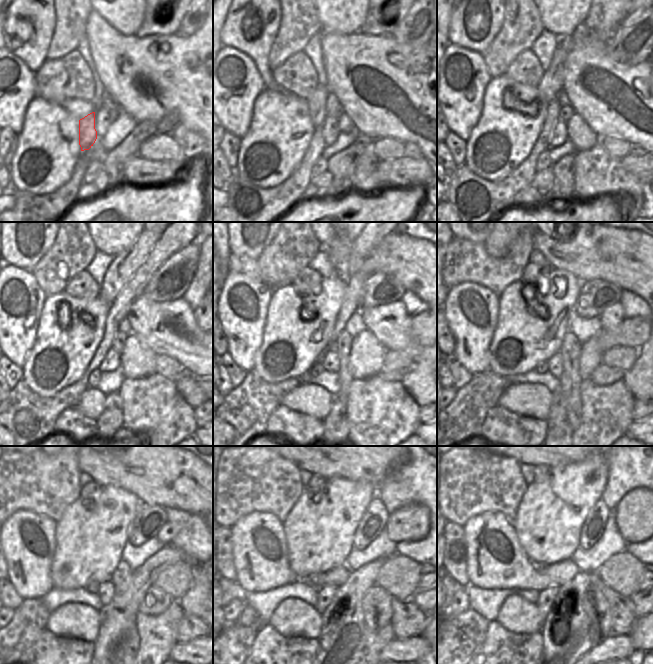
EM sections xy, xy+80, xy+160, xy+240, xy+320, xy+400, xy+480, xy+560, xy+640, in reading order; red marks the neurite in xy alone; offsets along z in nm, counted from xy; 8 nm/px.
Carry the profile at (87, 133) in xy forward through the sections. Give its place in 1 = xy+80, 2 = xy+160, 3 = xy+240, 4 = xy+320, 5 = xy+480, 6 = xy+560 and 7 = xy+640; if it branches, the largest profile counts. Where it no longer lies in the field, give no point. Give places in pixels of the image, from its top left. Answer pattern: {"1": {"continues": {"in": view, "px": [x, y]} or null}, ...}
{"1": {"continues": {"in": "xy+80", "px": [317, 103]}}, "2": {"continues": {"in": "xy+160", "px": [551, 84]}}, "3": {"continues": {"in": "xy+240", "px": [124, 265]}}, "4": {"continues": {"in": "xy+320", "px": [366, 242]}}, "5": {"continues": null}, "6": {"continues": null}, "7": {"continues": null}}

